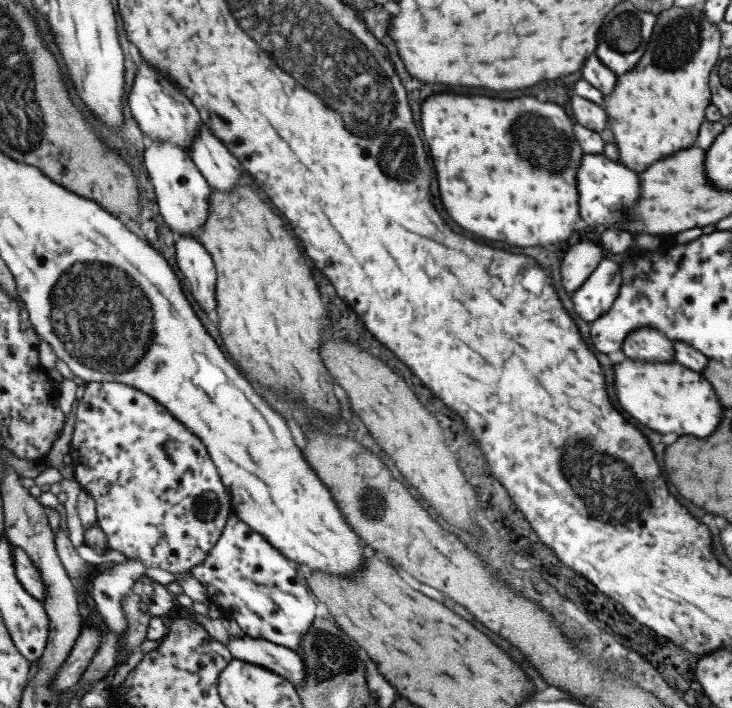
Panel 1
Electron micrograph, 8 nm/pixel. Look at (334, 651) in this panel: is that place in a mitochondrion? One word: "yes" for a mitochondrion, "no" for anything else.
yes

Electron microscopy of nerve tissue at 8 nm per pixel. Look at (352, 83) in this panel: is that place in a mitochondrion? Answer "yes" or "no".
yes

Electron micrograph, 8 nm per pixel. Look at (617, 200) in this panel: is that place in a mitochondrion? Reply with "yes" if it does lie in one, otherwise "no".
no

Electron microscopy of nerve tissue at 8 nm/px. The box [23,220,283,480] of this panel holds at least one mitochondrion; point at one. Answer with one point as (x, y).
(103, 318)

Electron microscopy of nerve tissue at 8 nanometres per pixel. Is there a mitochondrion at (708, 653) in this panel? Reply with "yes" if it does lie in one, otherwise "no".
no

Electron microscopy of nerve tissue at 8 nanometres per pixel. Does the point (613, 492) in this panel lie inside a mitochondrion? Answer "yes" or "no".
yes

